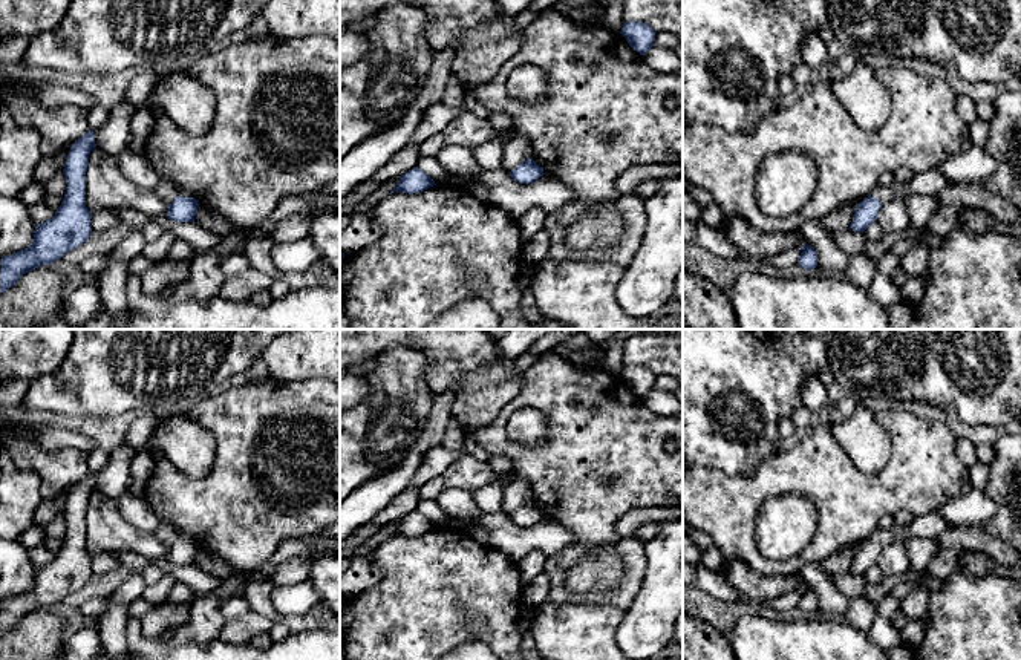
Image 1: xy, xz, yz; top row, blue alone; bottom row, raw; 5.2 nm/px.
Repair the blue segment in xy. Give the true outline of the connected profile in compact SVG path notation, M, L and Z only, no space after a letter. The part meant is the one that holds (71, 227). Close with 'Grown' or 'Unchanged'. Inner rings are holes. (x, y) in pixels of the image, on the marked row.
M87 130L70 147L64 164L66 193L52 219L37 224L32 243L0 259L0 294L17 280L41 266L52 265L92 234L92 213L86 207L86 172L89 155L96 147Z. Unchanged

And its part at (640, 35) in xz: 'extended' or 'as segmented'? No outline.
as segmented

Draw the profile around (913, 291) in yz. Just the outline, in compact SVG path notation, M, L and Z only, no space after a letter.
M928 274L922 277L909 276L905 285L902 286L902 302L906 302L912 306L918 305L926 294Z

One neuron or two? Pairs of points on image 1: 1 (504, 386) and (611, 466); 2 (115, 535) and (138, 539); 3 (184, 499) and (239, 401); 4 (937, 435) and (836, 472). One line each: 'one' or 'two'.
1: two
2: one
3: one
4: one

